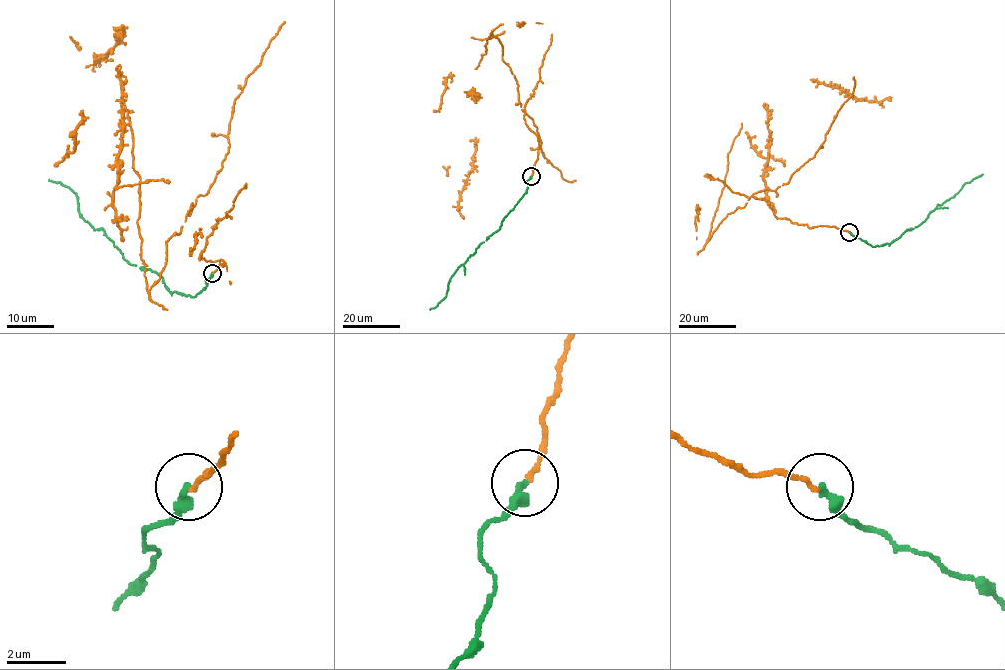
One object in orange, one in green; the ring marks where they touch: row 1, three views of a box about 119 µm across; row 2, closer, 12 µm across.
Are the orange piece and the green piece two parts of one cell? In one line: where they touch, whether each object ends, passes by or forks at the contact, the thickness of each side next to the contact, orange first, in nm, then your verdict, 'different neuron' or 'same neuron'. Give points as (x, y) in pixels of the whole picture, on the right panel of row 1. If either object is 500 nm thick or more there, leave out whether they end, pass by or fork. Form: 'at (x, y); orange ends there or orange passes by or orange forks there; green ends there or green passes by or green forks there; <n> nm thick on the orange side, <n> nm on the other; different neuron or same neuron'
at (849, 232); orange ends there; green ends there; 150 nm thick on the orange side, 360 nm on the other; same neuron

